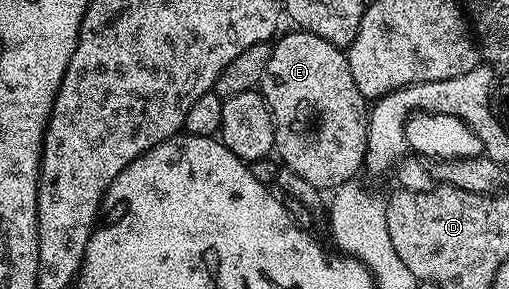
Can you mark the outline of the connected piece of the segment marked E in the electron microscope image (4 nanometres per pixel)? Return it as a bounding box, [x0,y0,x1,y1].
[259,30,370,189]

